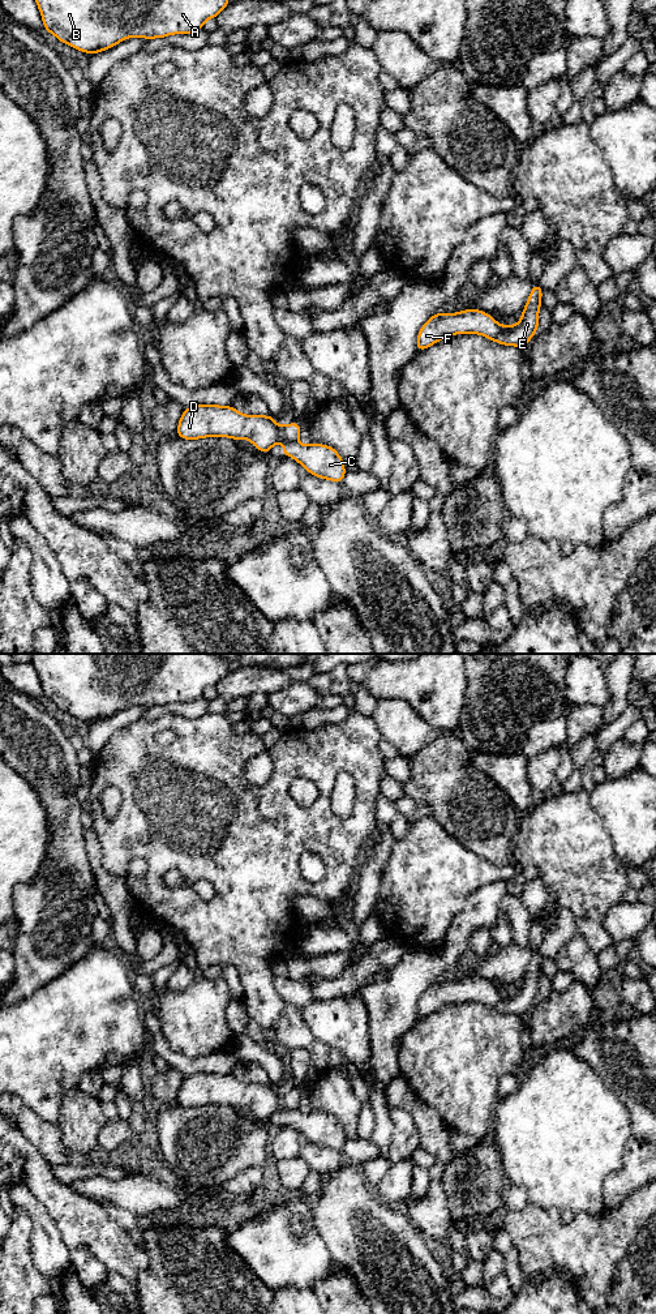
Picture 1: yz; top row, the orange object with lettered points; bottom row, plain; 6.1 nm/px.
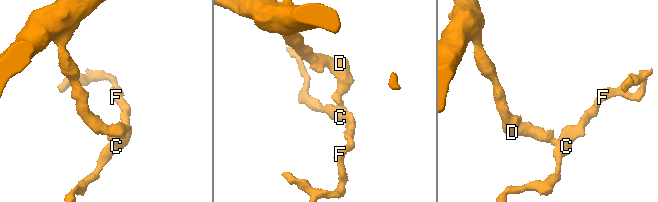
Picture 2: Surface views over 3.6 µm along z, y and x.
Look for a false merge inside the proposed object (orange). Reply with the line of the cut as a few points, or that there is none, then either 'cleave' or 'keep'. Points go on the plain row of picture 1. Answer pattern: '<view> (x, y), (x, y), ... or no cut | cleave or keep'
yz (298, 1108), (286, 1112) | cleave

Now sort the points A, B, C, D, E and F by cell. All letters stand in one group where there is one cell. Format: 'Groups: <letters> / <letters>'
Groups: A B D / C E F

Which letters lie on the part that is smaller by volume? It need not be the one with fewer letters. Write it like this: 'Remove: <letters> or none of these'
Remove: C, E, F

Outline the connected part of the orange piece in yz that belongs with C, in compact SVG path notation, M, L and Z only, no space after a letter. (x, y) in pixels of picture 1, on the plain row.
M299 1109L286 1112L283 1123L291 1123L292 1127L303 1133L306 1139L317 1146L342 1151L346 1135L338 1120L327 1113L310 1112L301 1113Z

